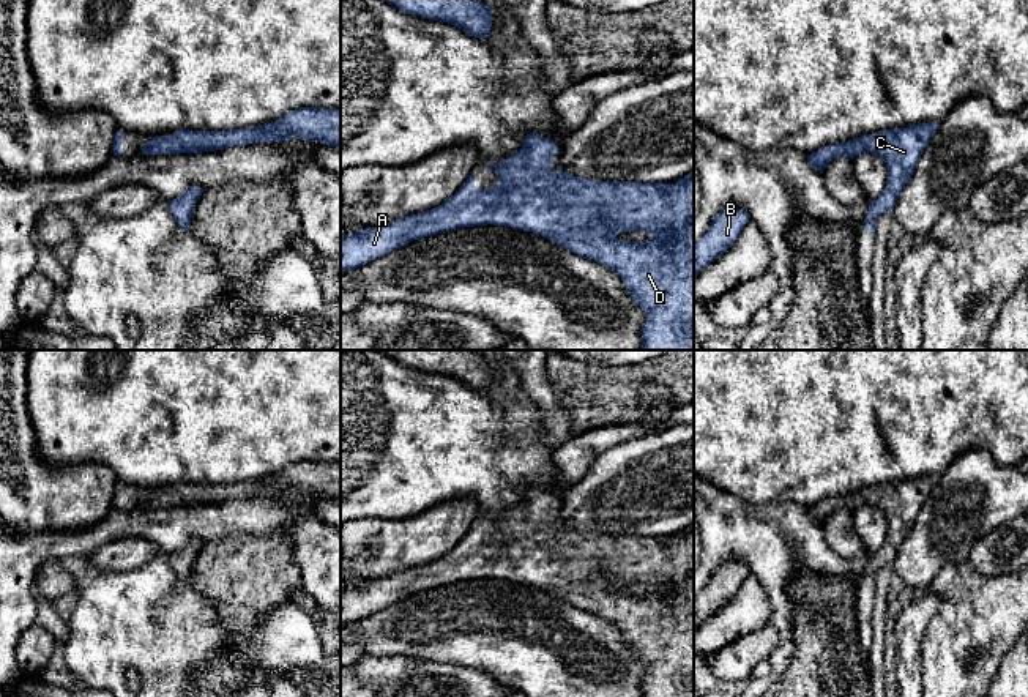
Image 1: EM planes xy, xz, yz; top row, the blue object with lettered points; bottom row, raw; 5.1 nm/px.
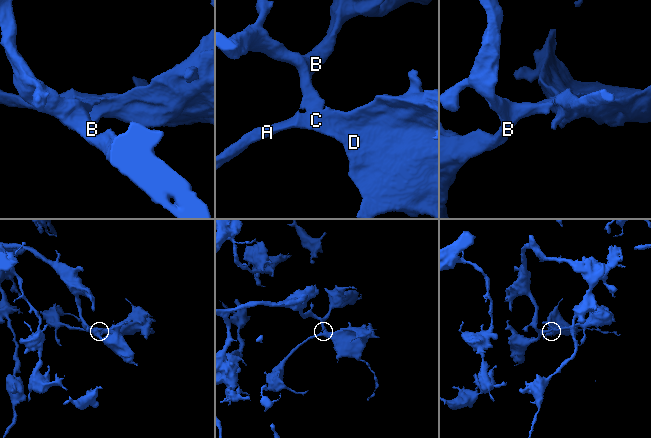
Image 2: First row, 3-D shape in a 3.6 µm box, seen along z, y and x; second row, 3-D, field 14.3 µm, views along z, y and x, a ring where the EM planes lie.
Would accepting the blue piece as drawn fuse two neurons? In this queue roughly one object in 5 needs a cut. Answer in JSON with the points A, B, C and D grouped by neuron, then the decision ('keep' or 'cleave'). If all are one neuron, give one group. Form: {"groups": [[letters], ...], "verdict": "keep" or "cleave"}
{"groups": [["A", "B", "C", "D"]], "verdict": "keep"}

